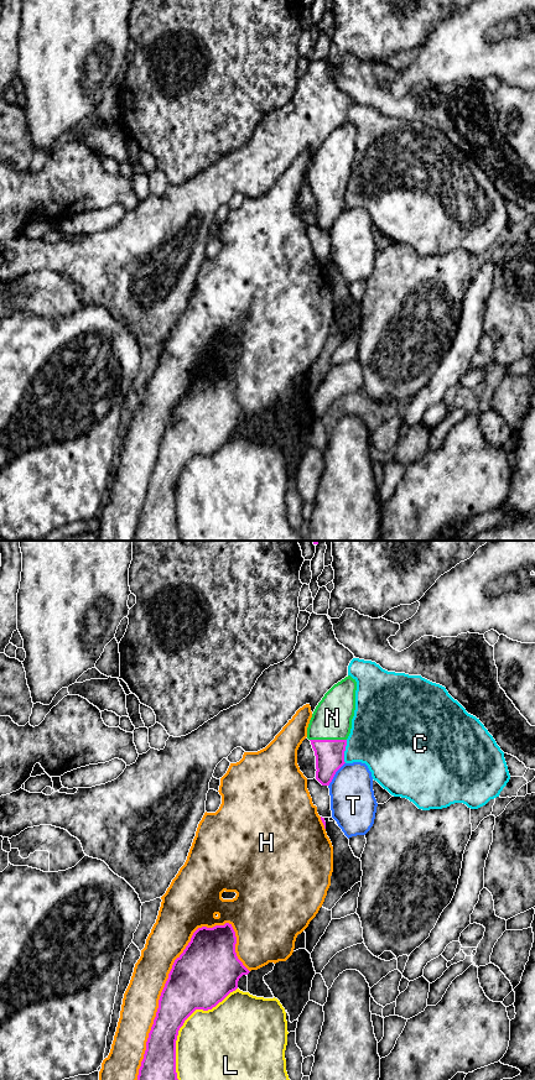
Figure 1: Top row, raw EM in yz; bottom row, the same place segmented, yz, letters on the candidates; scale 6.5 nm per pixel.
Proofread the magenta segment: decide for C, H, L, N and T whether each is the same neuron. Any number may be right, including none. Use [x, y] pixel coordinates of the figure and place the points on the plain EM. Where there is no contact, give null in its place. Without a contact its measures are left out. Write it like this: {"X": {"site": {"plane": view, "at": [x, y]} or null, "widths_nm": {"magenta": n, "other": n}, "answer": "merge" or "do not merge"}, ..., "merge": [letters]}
{"C": {"site": {"plane": "yz", "at": [344, 196]}, "widths_nm": {"magenta": 190, "other": 400}, "answer": "do not merge"}, "H": {"site": {"plane": "yz", "at": [161, 441]}, "widths_nm": {"magenta": 360, "other": 240}, "answer": "do not merge"}, "L": {"site": {"plane": "yz", "at": [177, 478]}, "widths_nm": {"magenta": 260, "other": 480}, "answer": "do not merge"}, "N": {"site": {"plane": "yz", "at": [328, 186]}, "widths_nm": {"magenta": 190, "other": 260}, "answer": "merge"}, "T": {"site": {"plane": "yz", "at": [334, 219]}, "widths_nm": {"magenta": 190, "other": 300}, "answer": "do not merge"}, "merge": ["N"]}

